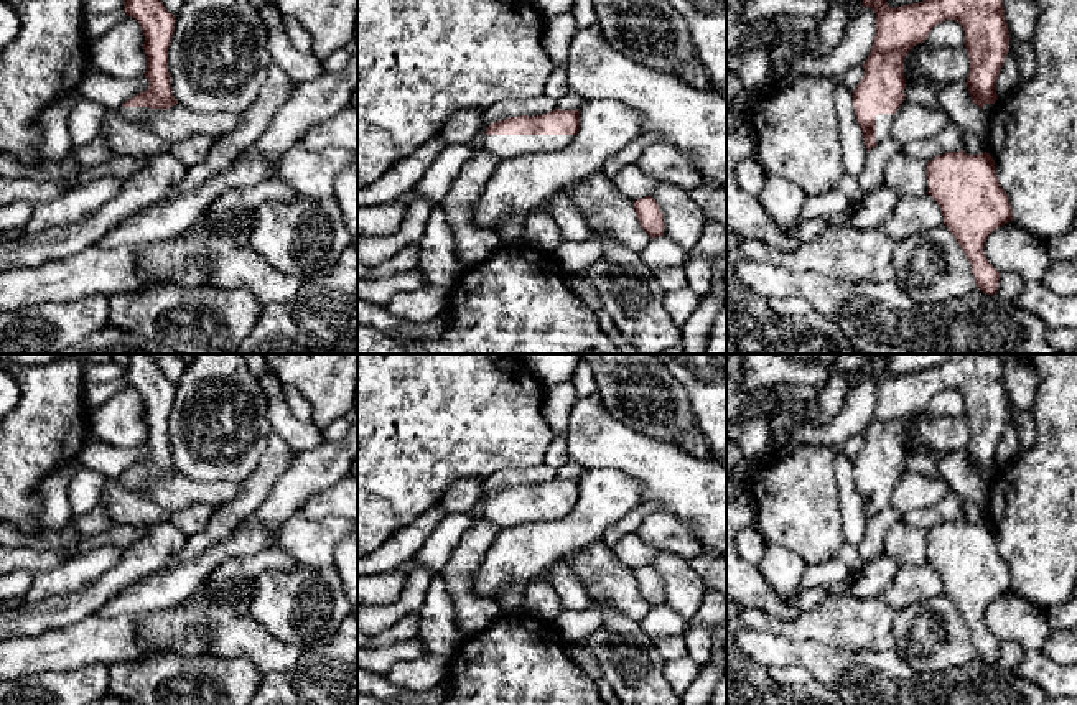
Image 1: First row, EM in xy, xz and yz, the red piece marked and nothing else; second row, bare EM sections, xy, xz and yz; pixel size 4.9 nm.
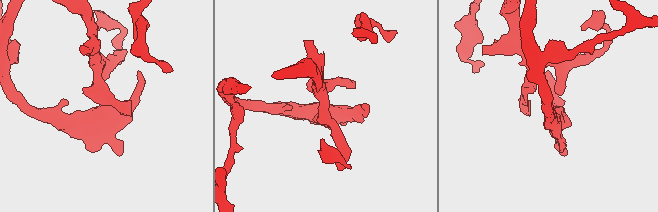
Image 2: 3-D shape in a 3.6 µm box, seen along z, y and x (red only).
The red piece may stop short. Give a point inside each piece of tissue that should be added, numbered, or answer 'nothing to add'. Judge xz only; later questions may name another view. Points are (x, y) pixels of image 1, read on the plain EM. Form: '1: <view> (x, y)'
1: xz (506, 516)

